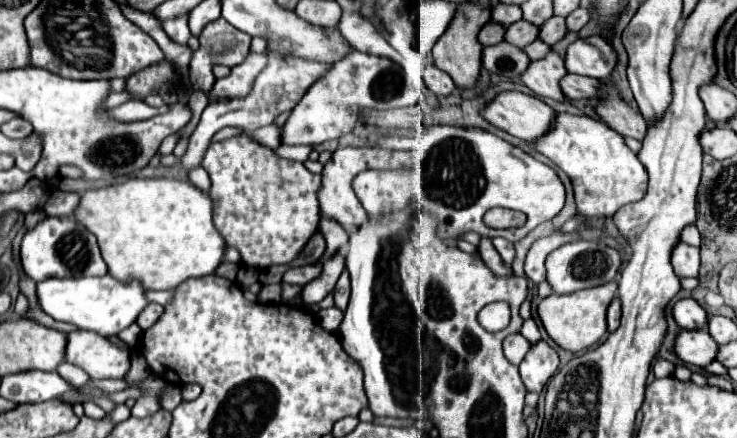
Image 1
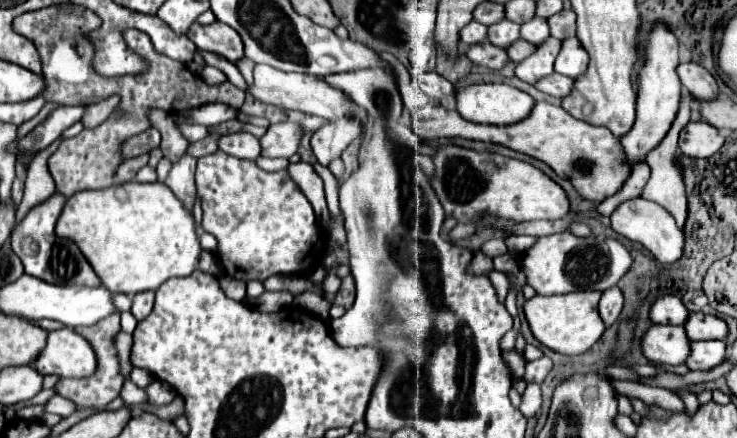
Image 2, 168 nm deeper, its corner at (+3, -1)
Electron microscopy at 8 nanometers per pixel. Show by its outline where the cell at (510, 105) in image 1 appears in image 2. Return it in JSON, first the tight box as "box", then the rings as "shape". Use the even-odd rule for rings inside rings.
{"box":[455,82,533,126],"shape":[[[489,82],[489,84],[469,84],[465,88],[459,88],[455,94],[457,112],[471,122],[477,124],[495,124],[495,126],[507,126],[515,124],[521,118],[525,118],[533,108],[533,98],[527,92],[521,92],[519,88],[513,88],[509,84]]]}

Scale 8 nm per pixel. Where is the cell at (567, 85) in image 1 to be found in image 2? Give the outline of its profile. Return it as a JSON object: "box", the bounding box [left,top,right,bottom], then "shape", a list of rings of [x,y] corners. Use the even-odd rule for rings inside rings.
{"box":[535,72,573,98],"shape":[[[555,72],[555,74],[549,74],[547,78],[541,78],[539,82],[535,82],[535,88],[545,94],[551,94],[551,96],[565,98],[573,88],[573,80]]]}

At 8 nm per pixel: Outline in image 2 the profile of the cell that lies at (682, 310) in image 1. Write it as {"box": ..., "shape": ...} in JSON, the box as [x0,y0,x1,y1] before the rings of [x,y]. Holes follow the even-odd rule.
{"box":[649,296,689,326],"shape":[[[663,296],[657,298],[649,310],[649,318],[653,324],[677,324],[683,326],[689,312],[677,296]]]}

